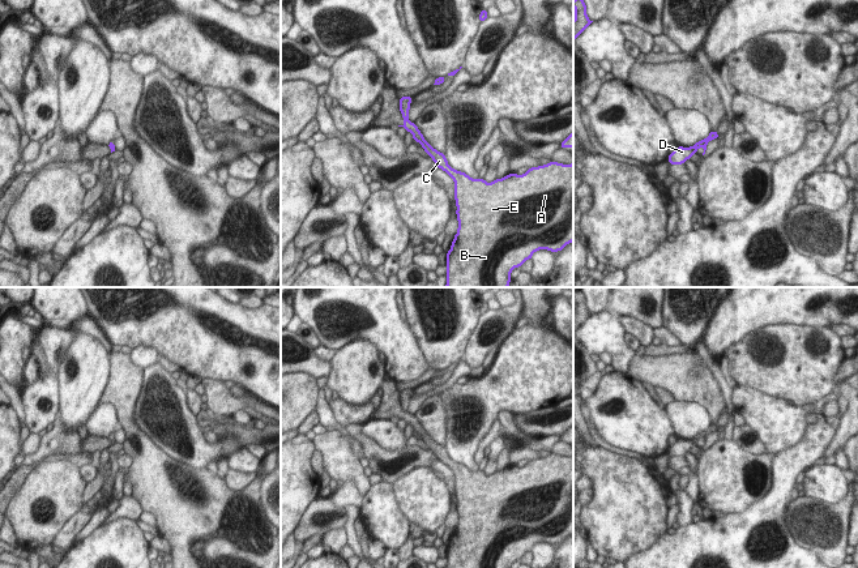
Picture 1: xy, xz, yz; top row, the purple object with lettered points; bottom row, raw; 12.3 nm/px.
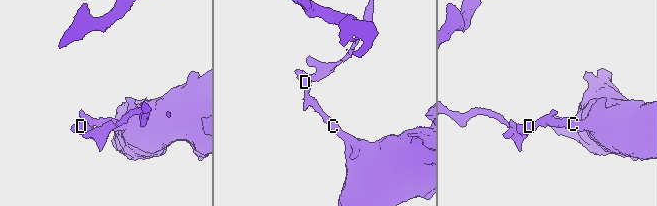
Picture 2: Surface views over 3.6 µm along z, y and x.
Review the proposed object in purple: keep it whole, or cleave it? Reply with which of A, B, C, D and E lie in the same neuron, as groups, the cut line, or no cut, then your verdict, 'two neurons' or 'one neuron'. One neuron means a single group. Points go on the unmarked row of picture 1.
A B C E / D | yz (705, 436), (700, 438) | two neurons

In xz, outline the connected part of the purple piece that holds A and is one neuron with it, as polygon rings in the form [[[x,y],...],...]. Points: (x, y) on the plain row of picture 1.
[[[405,411],[398,419],[410,424],[435,457],[454,474],[458,525],[447,544],[445,568],[511,568],[535,543],[547,542],[555,546],[573,534],[573,456],[551,453],[532,460],[522,467],[512,465],[487,475],[452,461],[445,448],[424,432],[415,415]]]

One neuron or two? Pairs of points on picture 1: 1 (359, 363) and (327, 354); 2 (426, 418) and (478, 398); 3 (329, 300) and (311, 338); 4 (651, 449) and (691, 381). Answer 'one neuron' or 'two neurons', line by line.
1: two neurons
2: two neurons
3: two neurons
4: two neurons

